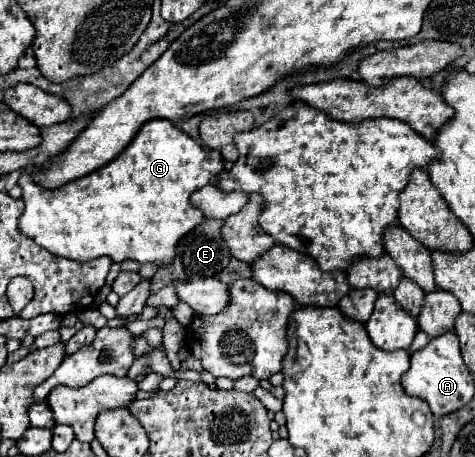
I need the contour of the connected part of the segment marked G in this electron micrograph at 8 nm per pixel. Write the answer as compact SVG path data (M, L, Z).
M153 119L141 127L139 135L135 135L125 151L111 163L55 191L37 185L33 181L33 173L21 173L17 185L23 189L25 211L19 219L19 229L49 253L81 263L105 255L115 263L133 259L159 267L169 265L173 263L177 243L183 239L183 235L199 227L205 219L203 211L193 207L189 197L197 189L211 183L211 179L217 177L221 171L223 157L219 151L199 145L187 133L173 127L165 119Z

